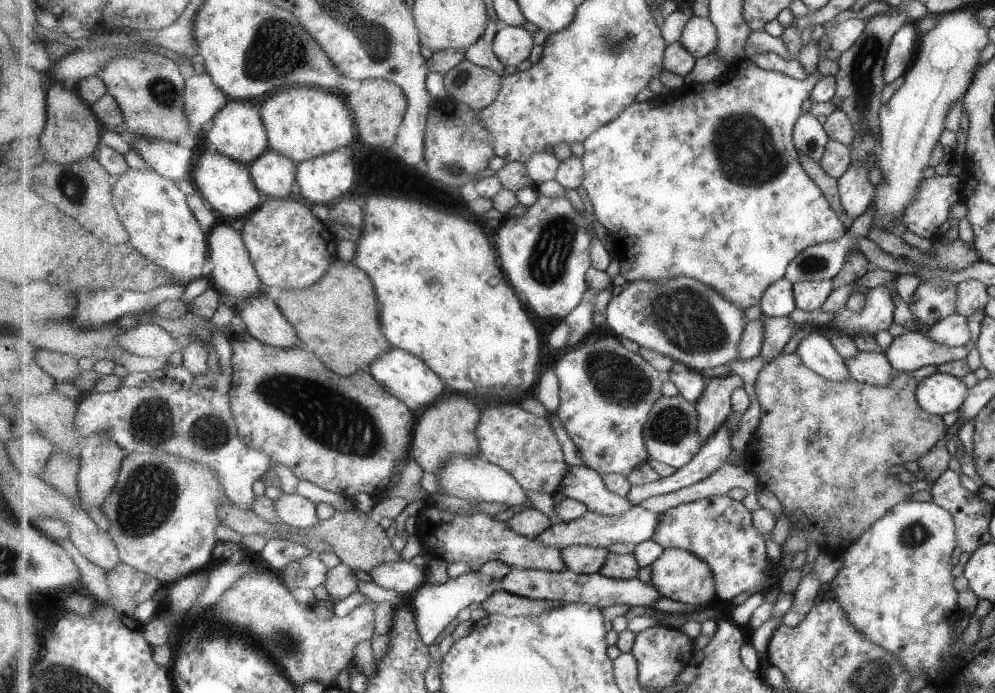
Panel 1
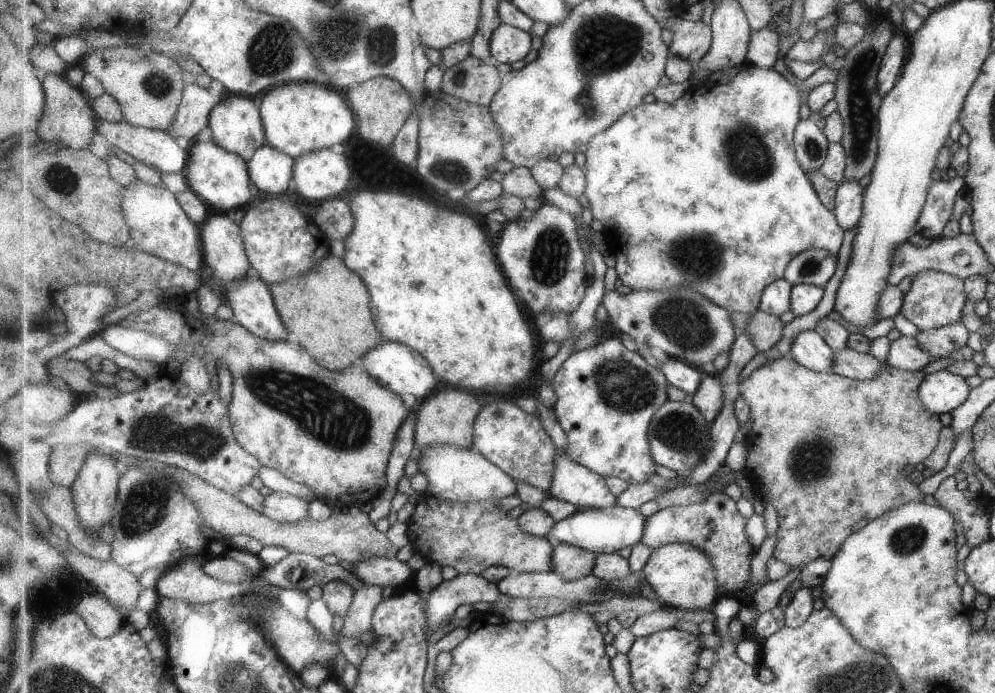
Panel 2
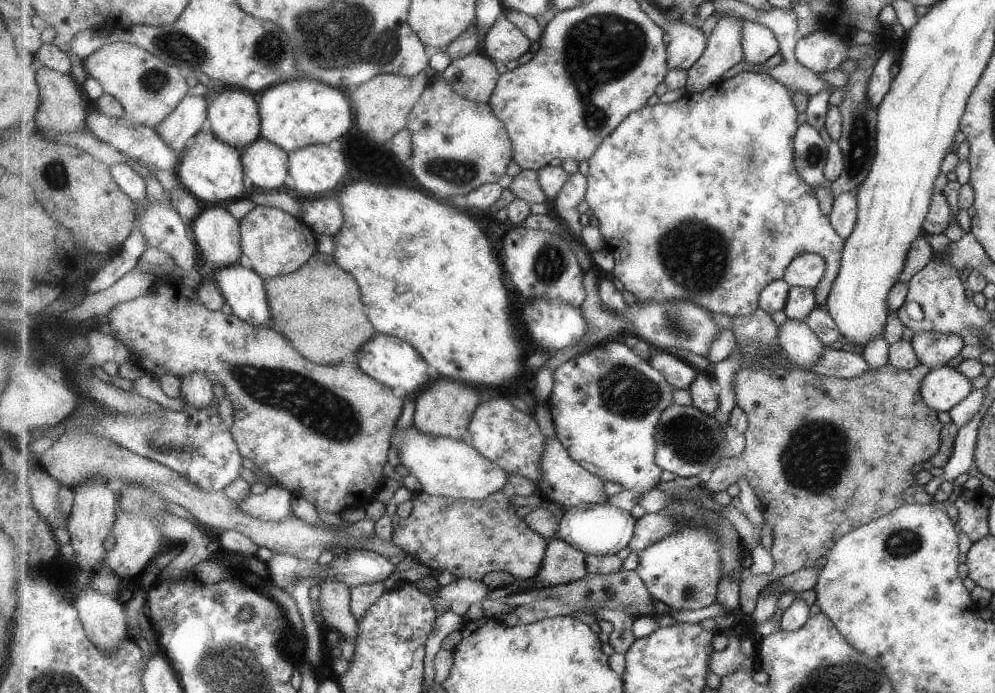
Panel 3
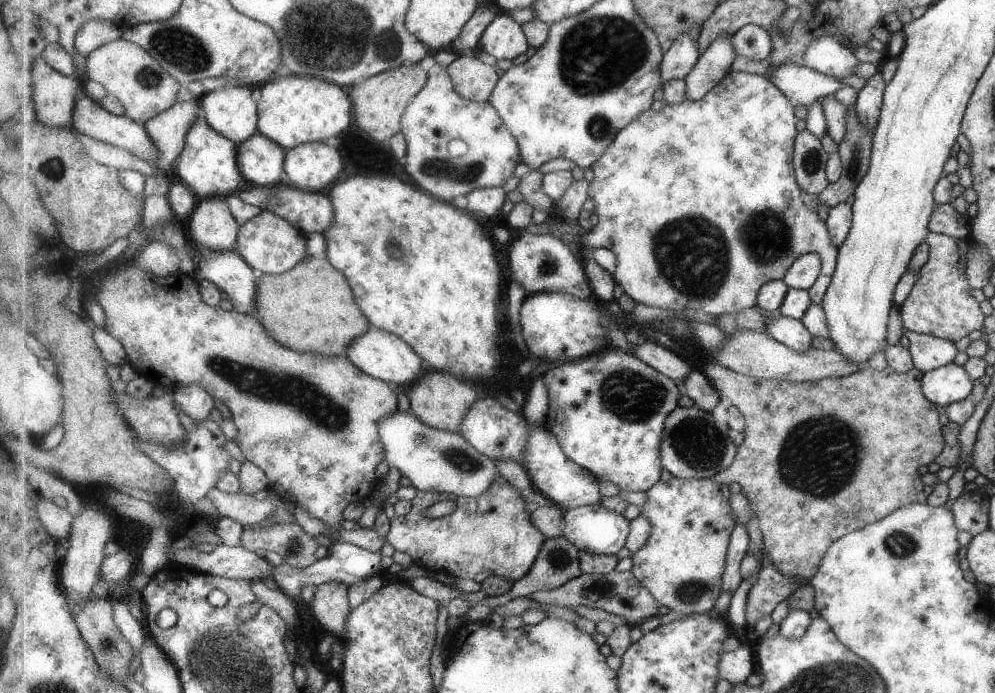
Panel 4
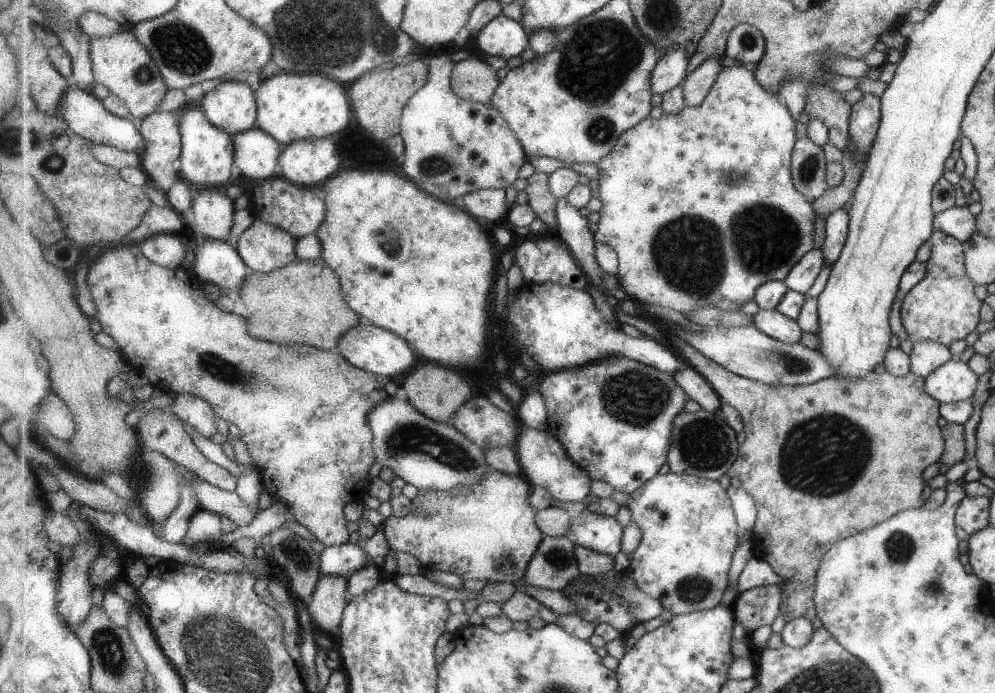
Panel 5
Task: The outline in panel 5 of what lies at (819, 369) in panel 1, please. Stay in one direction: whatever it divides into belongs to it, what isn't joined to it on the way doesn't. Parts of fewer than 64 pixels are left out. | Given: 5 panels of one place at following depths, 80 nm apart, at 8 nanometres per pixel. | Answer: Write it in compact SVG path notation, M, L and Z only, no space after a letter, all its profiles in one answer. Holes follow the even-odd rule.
M760 309L755 315L754 326L764 334L788 344L797 344L803 338L803 328L797 320L792 320L775 310Z

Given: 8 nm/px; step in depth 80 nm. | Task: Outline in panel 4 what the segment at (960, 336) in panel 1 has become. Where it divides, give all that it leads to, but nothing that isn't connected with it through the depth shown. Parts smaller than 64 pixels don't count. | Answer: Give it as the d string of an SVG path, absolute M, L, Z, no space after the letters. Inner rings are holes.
M902 330L909 341L909 355L913 360L913 367L925 372L937 369L951 363L958 353L955 342L944 340L922 333Z

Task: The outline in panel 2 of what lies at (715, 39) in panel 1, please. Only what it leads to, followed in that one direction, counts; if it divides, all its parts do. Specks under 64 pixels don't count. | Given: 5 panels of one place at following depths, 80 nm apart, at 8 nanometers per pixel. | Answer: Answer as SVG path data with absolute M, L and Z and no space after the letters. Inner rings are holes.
M678 16L658 21L662 27L669 26L675 34L673 44L669 44L669 54L681 54L693 63L702 60L713 46L713 28L702 21L689 22Z

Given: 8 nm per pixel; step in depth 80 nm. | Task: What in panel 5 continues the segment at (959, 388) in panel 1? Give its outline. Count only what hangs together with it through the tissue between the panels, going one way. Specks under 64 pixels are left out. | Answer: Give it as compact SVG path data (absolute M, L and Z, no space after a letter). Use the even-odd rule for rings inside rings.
M949 360L923 378L923 390L940 404L969 399L977 376L961 360Z

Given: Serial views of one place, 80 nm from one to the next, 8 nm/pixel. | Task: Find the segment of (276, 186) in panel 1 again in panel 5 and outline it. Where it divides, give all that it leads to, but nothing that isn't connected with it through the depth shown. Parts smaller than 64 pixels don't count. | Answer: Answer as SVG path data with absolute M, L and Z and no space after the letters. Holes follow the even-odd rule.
M257 126L234 138L236 172L251 180L269 180L279 175L279 158L285 145Z

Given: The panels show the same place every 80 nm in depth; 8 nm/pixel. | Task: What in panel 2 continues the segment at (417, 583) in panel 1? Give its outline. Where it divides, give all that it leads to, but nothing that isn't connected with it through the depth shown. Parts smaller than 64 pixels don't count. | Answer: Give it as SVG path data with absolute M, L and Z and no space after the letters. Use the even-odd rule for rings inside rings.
M371 558L354 564L354 574L367 585L394 589L399 586L413 588L417 571L411 570L407 562L396 559Z

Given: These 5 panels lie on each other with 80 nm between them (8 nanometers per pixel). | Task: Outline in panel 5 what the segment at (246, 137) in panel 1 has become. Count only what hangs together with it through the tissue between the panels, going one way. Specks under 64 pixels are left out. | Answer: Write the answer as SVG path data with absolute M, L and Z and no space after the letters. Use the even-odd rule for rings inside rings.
M221 82L198 103L211 124L233 138L258 123L258 100L250 82Z

